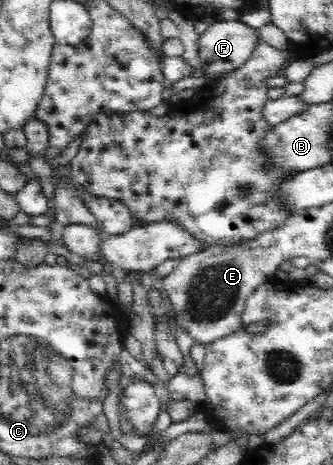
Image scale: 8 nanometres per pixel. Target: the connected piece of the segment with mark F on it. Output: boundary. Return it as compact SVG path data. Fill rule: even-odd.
M239 20L215 22L199 36L199 58L204 66L203 77L215 79L237 70L253 54L260 40L258 29Z

